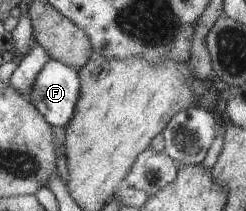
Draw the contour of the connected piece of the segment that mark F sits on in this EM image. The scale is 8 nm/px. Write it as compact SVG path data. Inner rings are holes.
M50 58L37 75L28 97L51 126L65 128L73 120L80 97L78 70Z

